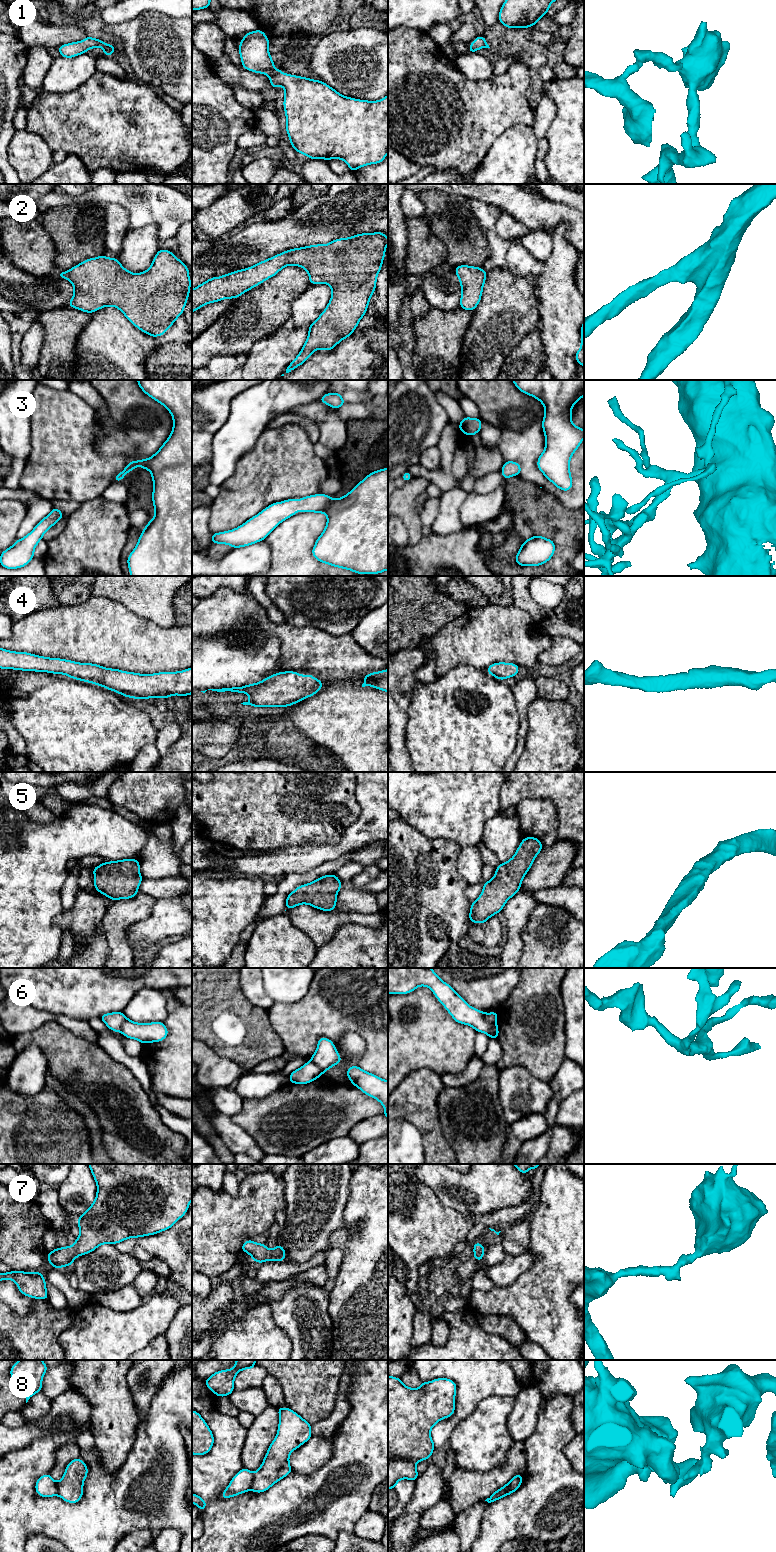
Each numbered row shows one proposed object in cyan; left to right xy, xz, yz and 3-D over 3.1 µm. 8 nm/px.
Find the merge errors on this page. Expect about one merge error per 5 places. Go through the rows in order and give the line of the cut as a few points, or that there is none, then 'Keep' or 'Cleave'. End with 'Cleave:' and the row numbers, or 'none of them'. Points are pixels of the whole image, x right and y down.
1: No split. Keep
2: No split. Keep
3: No split. Keep
4: No split. Keep
5: No split. Keep
6: Split along yz (484, 1013), (485, 1019), (497, 1029). Cleave
7: No split. Keep
8: Split along xz (254, 1474), (250, 1489). Cleave
Cleave: 6, 8

